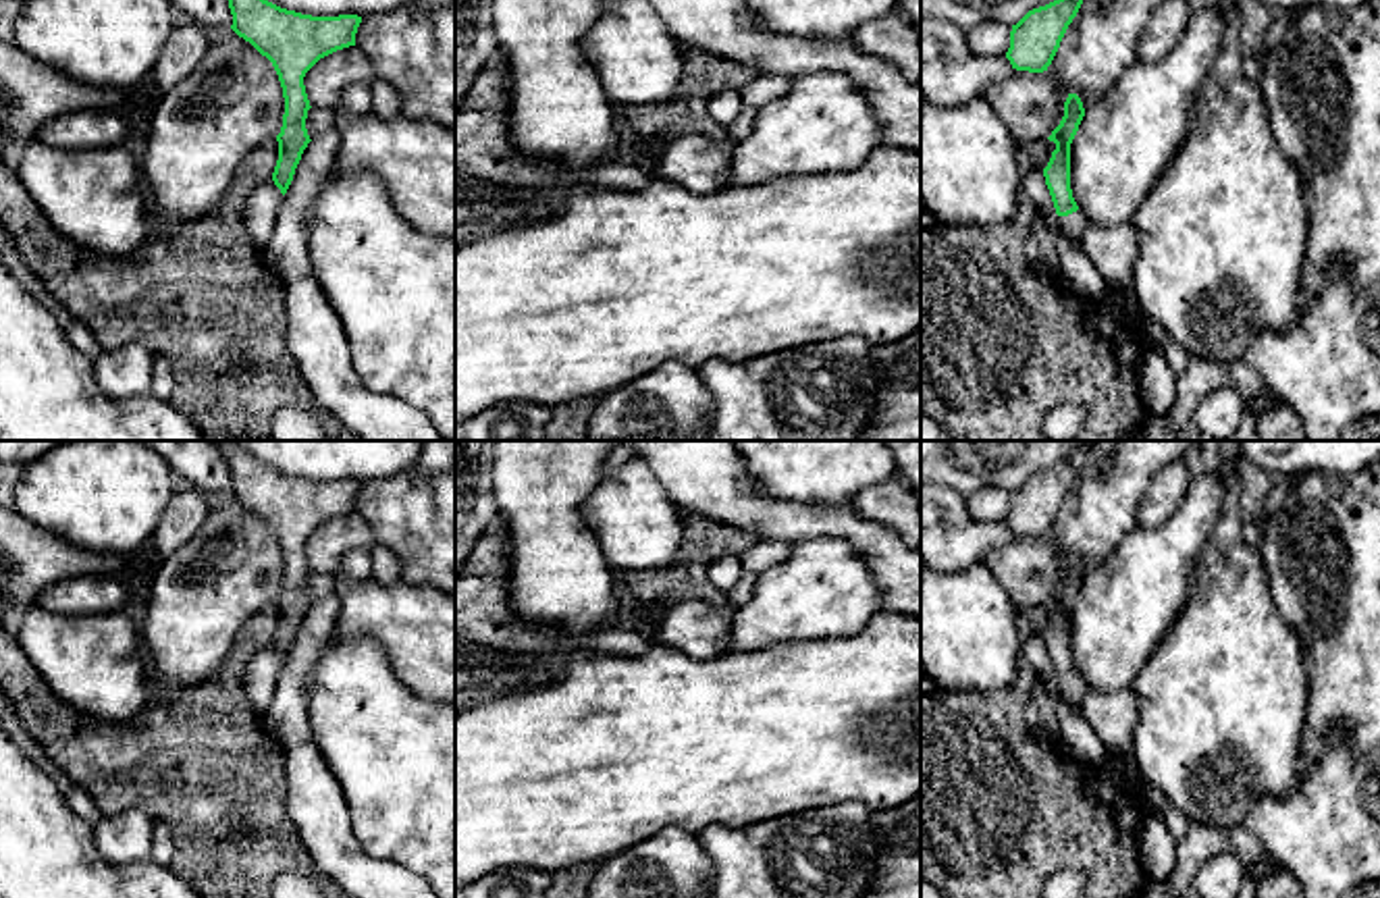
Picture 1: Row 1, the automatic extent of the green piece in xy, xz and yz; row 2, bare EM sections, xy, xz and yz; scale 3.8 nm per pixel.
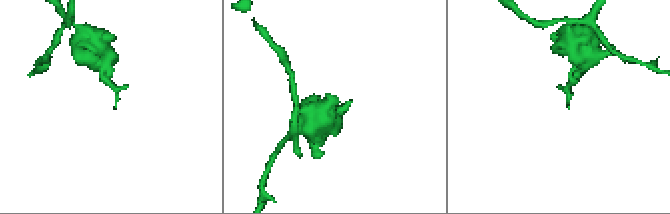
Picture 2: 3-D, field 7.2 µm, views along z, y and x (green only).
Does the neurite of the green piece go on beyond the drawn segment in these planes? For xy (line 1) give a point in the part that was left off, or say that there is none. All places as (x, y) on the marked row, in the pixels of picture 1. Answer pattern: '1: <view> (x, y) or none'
1: none

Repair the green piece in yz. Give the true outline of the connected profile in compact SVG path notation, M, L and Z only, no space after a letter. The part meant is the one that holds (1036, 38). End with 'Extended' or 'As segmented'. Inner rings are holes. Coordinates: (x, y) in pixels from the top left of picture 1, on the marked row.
M1054 0L1029 10L1012 25L1006 52L1012 69L1029 73L1047 71L1081 4L1083 0Z. As segmented

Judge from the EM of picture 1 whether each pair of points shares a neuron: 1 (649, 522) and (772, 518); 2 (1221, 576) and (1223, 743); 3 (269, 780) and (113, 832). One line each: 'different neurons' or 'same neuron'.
1: different neurons
2: same neuron
3: different neurons

